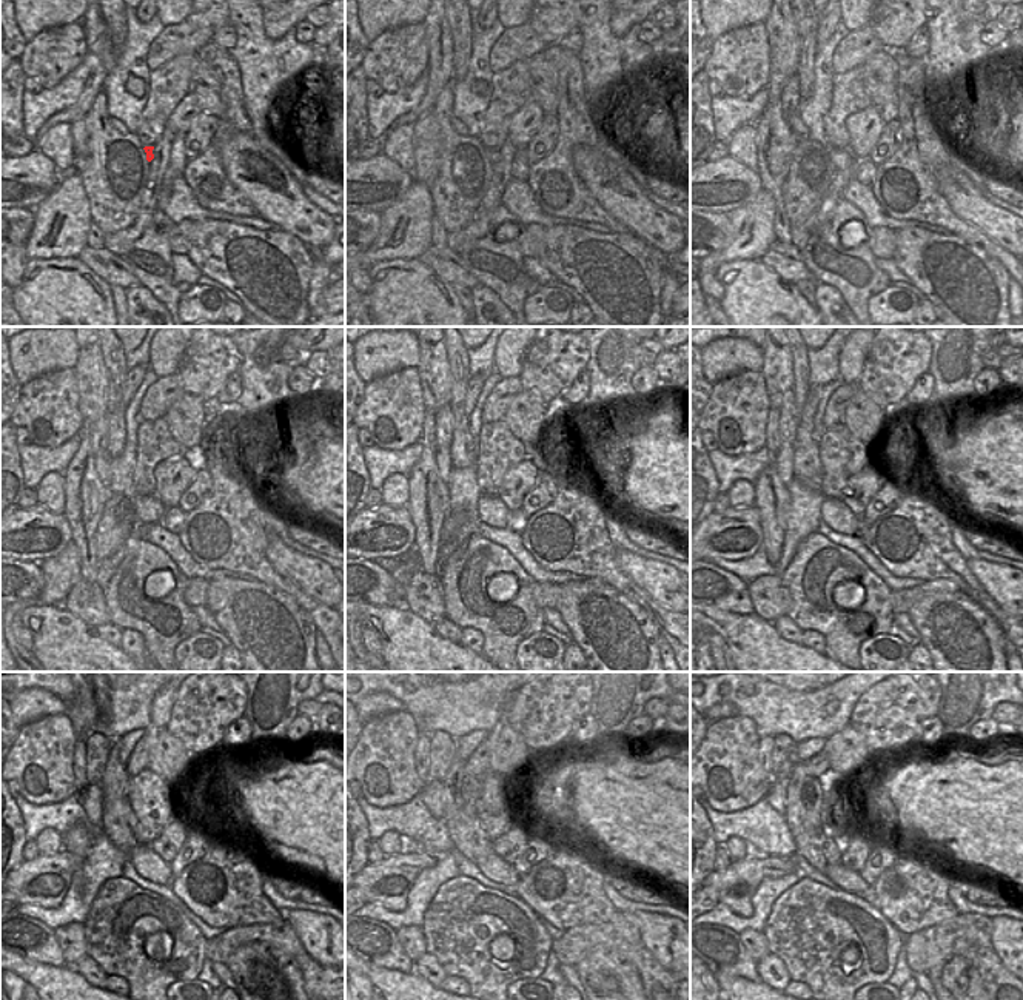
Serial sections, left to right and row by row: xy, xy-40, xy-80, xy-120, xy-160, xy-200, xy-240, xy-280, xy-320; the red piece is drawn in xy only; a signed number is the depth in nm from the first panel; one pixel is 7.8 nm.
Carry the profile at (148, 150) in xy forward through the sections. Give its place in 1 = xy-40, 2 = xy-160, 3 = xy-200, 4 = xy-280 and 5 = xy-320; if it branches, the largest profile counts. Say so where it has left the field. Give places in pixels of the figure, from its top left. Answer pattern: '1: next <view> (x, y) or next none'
1: next xy-40 (493, 156)
2: next xy-160 (492, 510)
3: next xy-200 (835, 513)
4: next xy-280 (492, 866)
5: next xy-320 (845, 879)

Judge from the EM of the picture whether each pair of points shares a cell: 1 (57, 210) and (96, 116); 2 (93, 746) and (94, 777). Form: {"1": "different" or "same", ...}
{"1": "different", "2": "same"}

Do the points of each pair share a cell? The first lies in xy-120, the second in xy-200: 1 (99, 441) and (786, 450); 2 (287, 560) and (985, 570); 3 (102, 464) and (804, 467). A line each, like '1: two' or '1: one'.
1: two
2: one
3: two

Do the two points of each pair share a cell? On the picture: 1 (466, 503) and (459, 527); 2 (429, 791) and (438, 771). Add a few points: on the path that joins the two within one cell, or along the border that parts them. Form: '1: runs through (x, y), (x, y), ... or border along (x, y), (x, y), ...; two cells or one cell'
1: border along (450, 507), (475, 513); two cells
2: border along (442, 780), (429, 781); two cells

